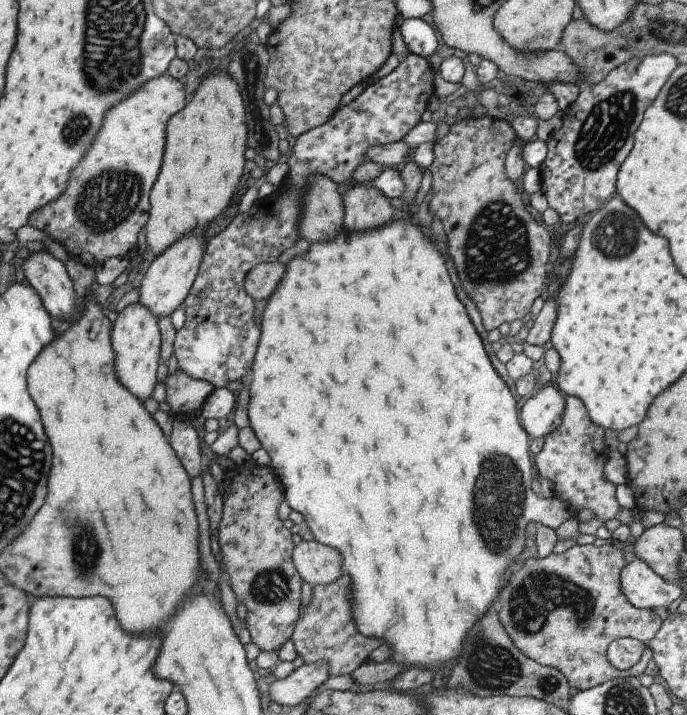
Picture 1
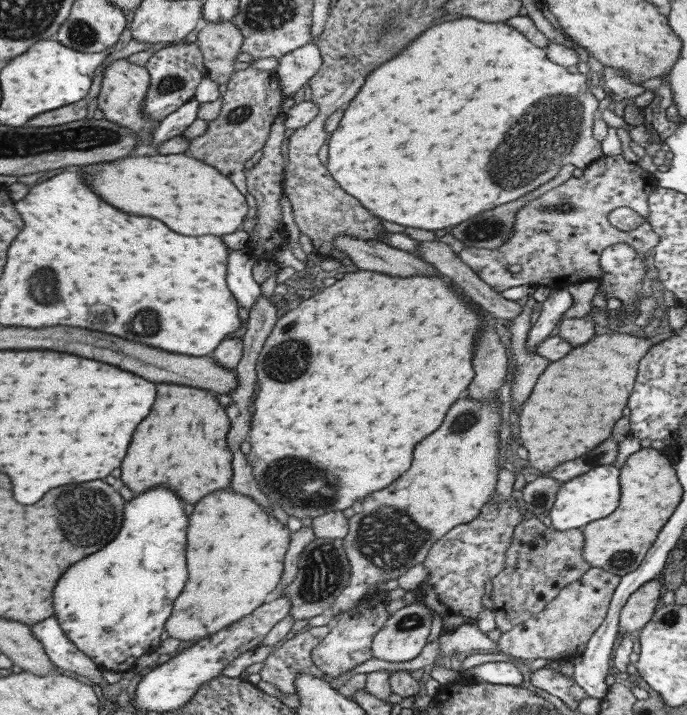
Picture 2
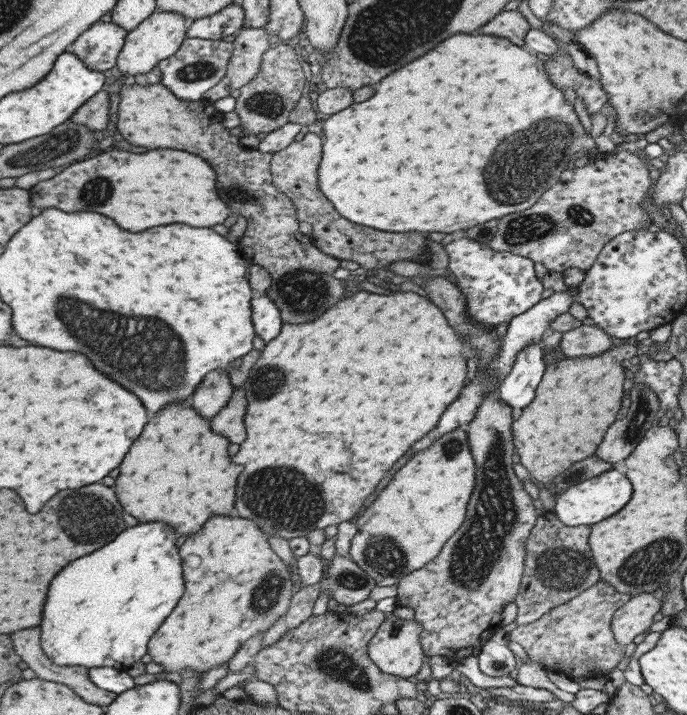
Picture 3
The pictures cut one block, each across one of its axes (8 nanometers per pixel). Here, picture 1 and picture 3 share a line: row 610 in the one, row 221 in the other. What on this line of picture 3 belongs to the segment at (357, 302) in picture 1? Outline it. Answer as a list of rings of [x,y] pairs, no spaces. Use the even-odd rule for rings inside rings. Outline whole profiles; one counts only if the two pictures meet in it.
[[[472,33],[450,36],[448,40],[440,42],[434,50],[426,52],[424,56],[420,56],[418,60],[406,64],[404,68],[396,70],[394,74],[388,74],[388,76],[378,84],[376,94],[374,94],[370,100],[366,100],[366,102],[362,102],[362,104],[354,104],[354,106],[350,106],[346,112],[342,110],[342,112],[338,112],[338,114],[328,116],[325,120],[323,131],[323,154],[318,169],[318,184],[320,190],[325,194],[325,197],[336,206],[336,210],[340,212],[340,216],[348,218],[350,222],[356,222],[356,224],[362,224],[362,226],[370,226],[370,228],[378,228],[378,230],[386,230],[386,232],[410,232],[410,230],[414,230],[414,232],[444,232],[444,234],[450,234],[450,232],[456,232],[456,230],[463,231],[464,228],[470,228],[470,226],[474,226],[474,224],[484,224],[490,222],[490,220],[496,220],[496,218],[502,219],[504,216],[513,214],[513,212],[526,210],[527,208],[530,208],[546,190],[558,182],[561,172],[568,169],[568,163],[573,158],[577,158],[584,151],[588,151],[592,147],[597,146],[596,143],[594,143],[592,136],[584,131],[580,118],[578,118],[576,112],[574,112],[573,106],[568,104],[568,100],[566,100],[566,96],[564,96],[562,89],[552,84],[547,70],[545,69],[545,62],[538,58],[536,53],[532,54],[526,47],[516,46],[511,40],[482,33],[479,33],[476,36],[472,36]],[[492,154],[494,154],[494,186],[492,186]]]

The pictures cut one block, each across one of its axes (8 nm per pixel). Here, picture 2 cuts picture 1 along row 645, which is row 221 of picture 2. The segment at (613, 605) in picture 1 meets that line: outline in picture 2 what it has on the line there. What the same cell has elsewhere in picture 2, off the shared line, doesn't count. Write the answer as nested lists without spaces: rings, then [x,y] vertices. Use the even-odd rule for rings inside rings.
[[[603,155],[583,171],[582,176],[567,178],[564,183],[524,203],[515,215],[514,231],[508,241],[494,249],[464,246],[458,253],[459,260],[480,274],[490,288],[501,293],[522,284],[555,289],[567,288],[576,281],[598,280],[604,273],[600,268],[600,255],[612,244],[628,243],[638,254],[654,248],[659,238],[647,220],[636,229],[622,231],[610,224],[608,215],[614,208],[626,206],[647,219],[649,196],[657,187],[656,177],[637,163],[626,161],[622,155]],[[510,265],[520,265],[520,272],[512,272]]]

